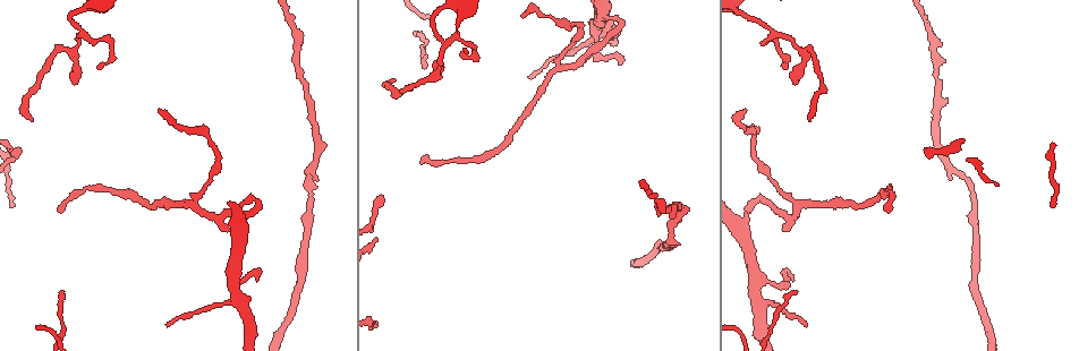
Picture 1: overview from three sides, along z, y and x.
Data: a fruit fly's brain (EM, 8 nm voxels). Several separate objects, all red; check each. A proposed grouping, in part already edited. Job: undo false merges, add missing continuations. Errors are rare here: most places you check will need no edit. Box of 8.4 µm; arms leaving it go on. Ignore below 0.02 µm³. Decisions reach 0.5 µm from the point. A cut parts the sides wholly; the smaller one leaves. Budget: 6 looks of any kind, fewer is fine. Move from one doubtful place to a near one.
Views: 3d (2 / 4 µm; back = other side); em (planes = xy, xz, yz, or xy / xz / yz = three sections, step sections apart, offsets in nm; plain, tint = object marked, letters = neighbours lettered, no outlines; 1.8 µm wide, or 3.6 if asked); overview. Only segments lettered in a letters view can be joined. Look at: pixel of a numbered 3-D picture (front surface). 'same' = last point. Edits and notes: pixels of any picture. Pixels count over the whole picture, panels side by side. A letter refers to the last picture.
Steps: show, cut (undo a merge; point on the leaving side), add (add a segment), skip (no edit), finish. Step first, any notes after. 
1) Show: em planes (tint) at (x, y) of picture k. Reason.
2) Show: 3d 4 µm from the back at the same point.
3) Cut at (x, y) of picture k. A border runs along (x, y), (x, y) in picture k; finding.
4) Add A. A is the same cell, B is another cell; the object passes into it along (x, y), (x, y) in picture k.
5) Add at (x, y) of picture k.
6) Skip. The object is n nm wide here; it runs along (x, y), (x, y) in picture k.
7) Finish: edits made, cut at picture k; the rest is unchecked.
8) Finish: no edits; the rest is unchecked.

Show: em planes (tint) at (197, 209) of picture 1.

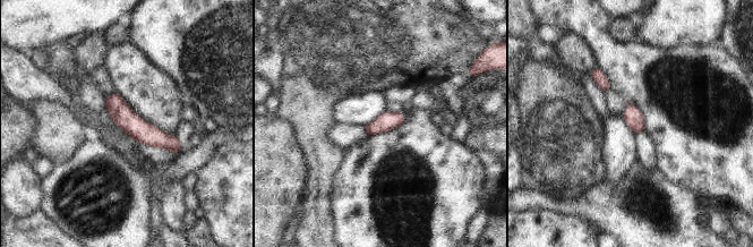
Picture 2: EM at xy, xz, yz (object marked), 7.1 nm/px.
Show: em planes (letters) at the same point. See the neighbours.

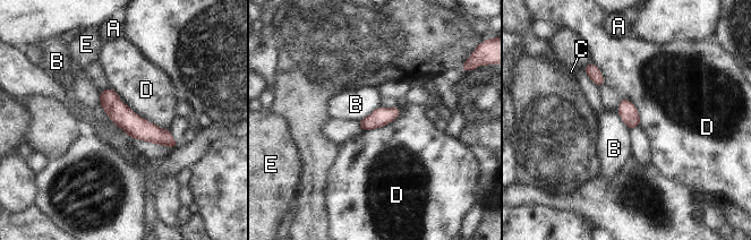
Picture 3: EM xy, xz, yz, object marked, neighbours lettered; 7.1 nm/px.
Skip. A, B, C, D and E are other cells; it runs along (103, 93), (136, 127), (173, 144) in picture 3; all the same neuron.

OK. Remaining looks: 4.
Show: 3d 2 µm at (236, 279) of picture 1. Side arm on a straight run.

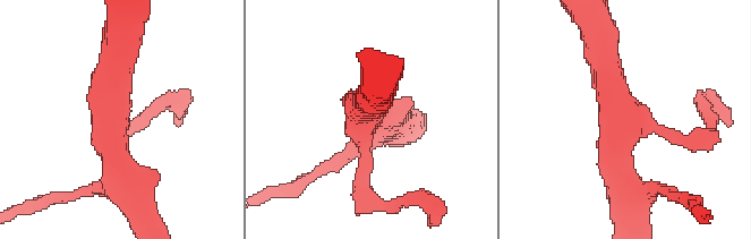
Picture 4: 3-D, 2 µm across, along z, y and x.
Show: em planes (letters) at (367, 114) of picture 4. Shape alone is not enough.

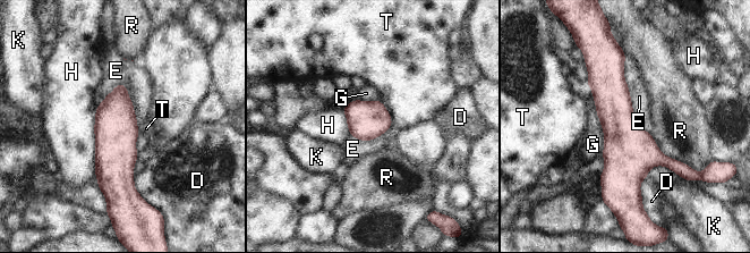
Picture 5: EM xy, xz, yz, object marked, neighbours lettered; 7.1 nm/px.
Skip. The longest contact is with E, 600 nm; D, E, G, H, K, R and T are other cells; it runs along (621, 58), (615, 115), (632, 194) in picture 5; one neuron here.

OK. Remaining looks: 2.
Show: 3d 2 µm from the back at (420, 160) of picture 1. End of a long branch.

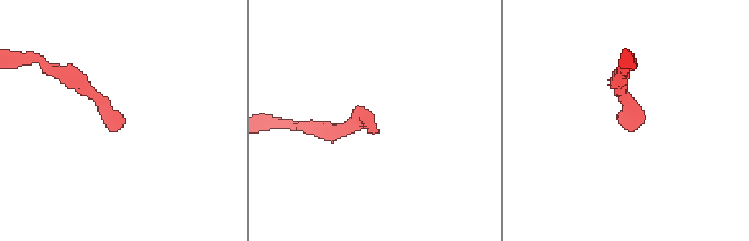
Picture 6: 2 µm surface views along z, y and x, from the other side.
Show: em xz step 16 (letters) at (372, 124) of picture 6.

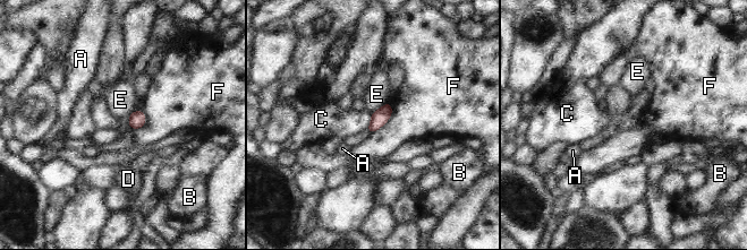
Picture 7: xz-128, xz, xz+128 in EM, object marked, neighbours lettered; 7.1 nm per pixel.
Skip. The object is 80 nm wide here; A, B, C, D, E and F are other cells; no lettered segment goes on from it.

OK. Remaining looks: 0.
Finish: no edits; the rest is unchecked.

